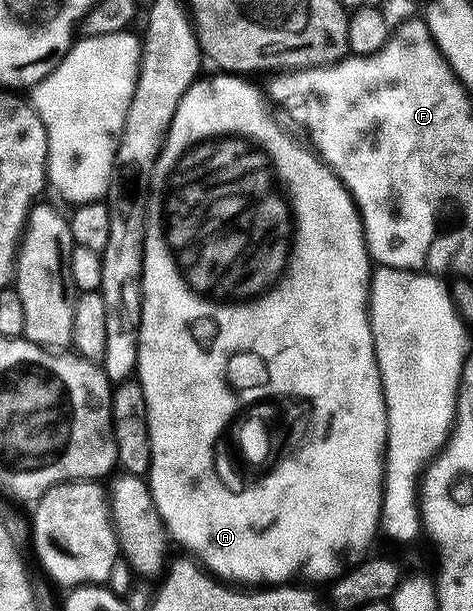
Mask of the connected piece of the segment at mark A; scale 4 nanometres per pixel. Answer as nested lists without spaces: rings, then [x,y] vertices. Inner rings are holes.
[[[217,75],[194,81],[193,86],[183,95],[179,107],[175,111],[175,119],[171,119],[169,134],[165,136],[165,145],[161,148],[160,160],[177,161],[173,174],[169,177],[169,190],[165,193],[165,210],[148,218],[145,223],[145,254],[141,268],[141,326],[139,327],[139,351],[137,352],[136,380],[141,382],[143,395],[147,403],[147,427],[151,439],[151,463],[147,480],[149,490],[155,499],[155,507],[165,524],[165,531],[174,542],[177,541],[186,549],[190,558],[196,559],[212,576],[225,583],[240,583],[245,587],[276,587],[294,580],[300,569],[309,568],[309,577],[313,581],[332,582],[340,577],[354,563],[360,562],[369,552],[369,544],[373,536],[378,536],[381,523],[381,496],[385,493],[385,444],[387,444],[387,407],[381,386],[379,367],[375,359],[373,336],[369,326],[369,282],[371,280],[371,258],[365,245],[365,228],[361,225],[361,214],[345,185],[333,174],[333,170],[318,159],[308,148],[300,149],[297,145],[285,145],[283,138],[277,134],[277,125],[269,118],[269,109],[262,90],[245,81],[239,75]],[[217,453],[233,453],[229,462],[221,461],[217,465]],[[225,481],[249,481],[236,489]]]

